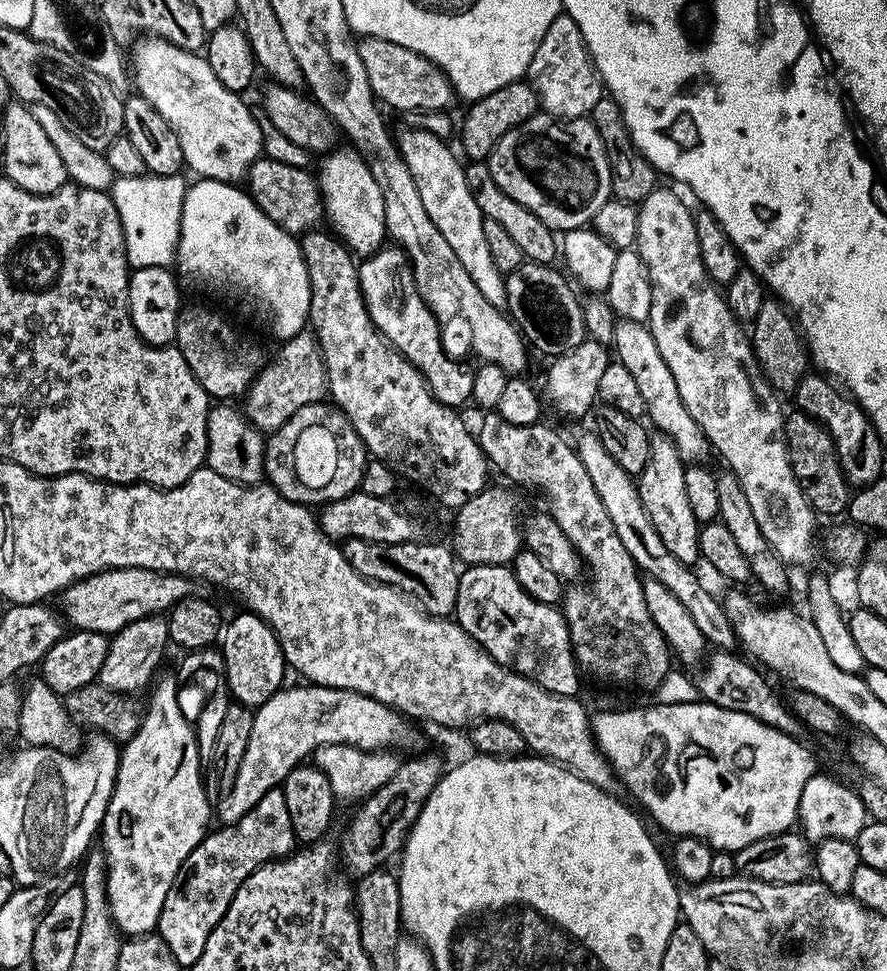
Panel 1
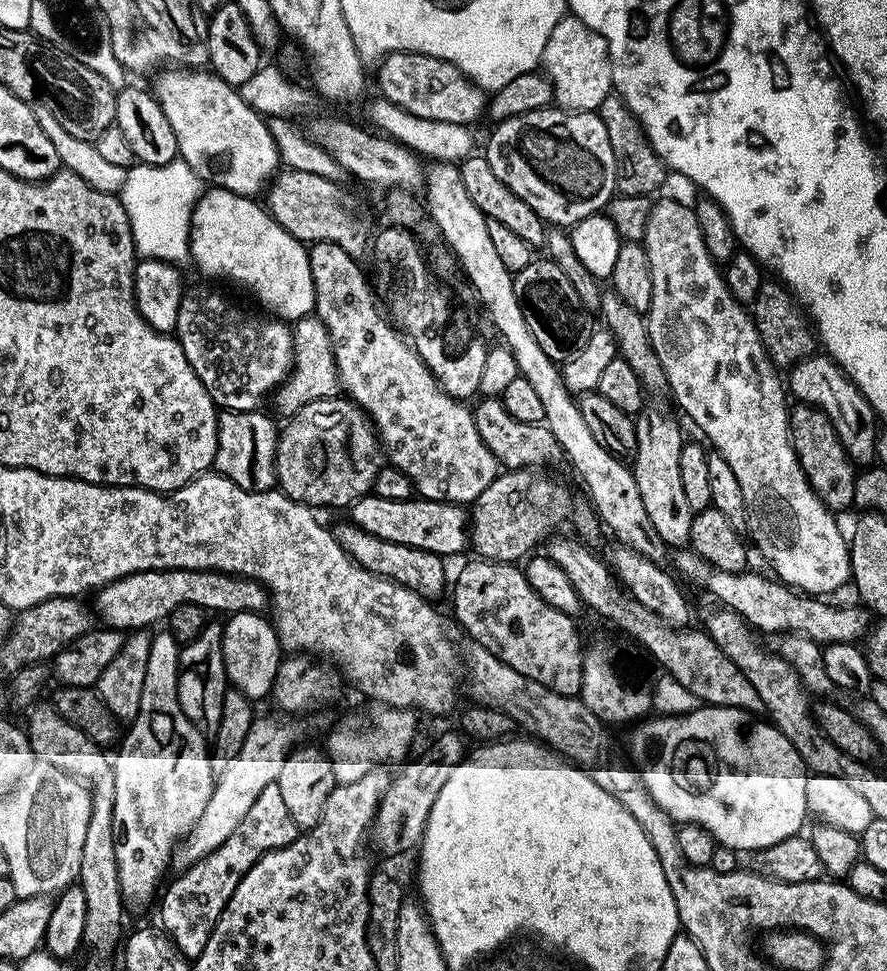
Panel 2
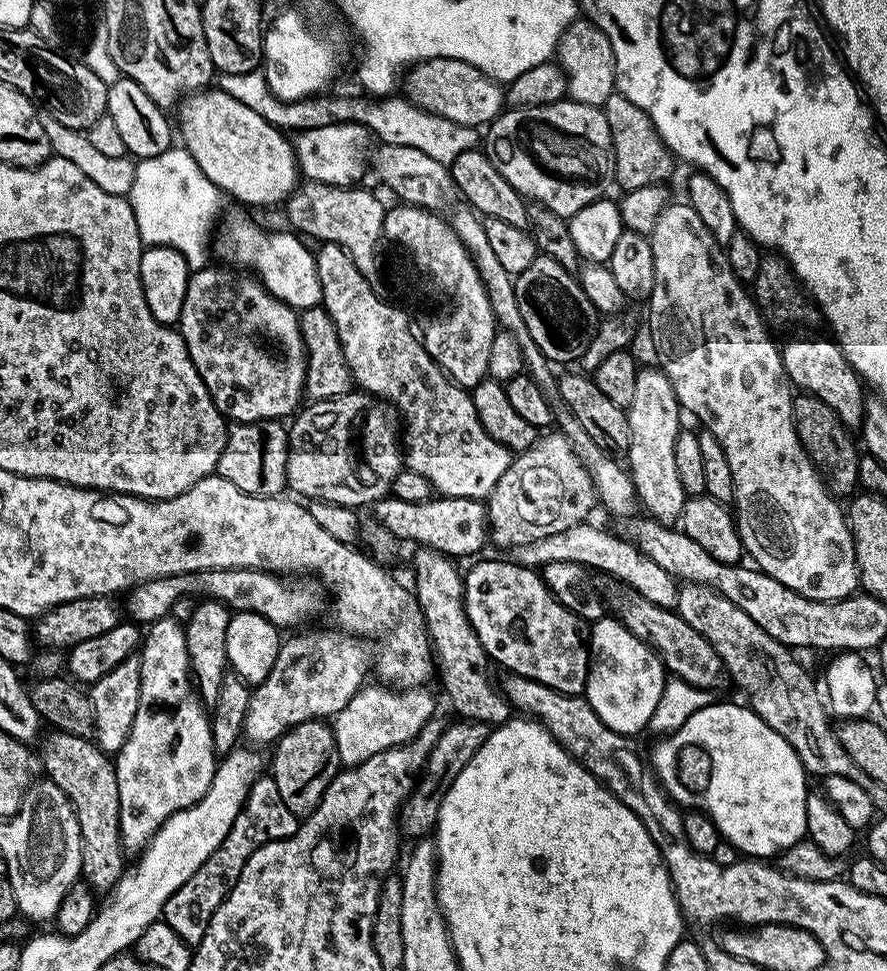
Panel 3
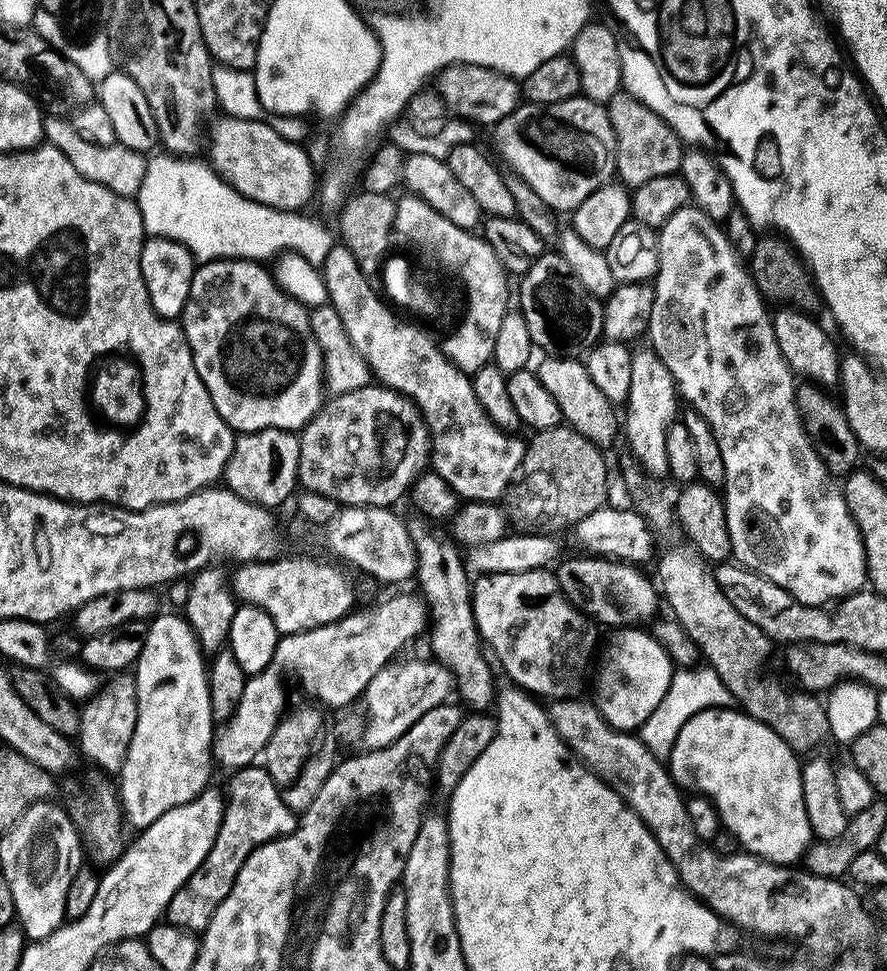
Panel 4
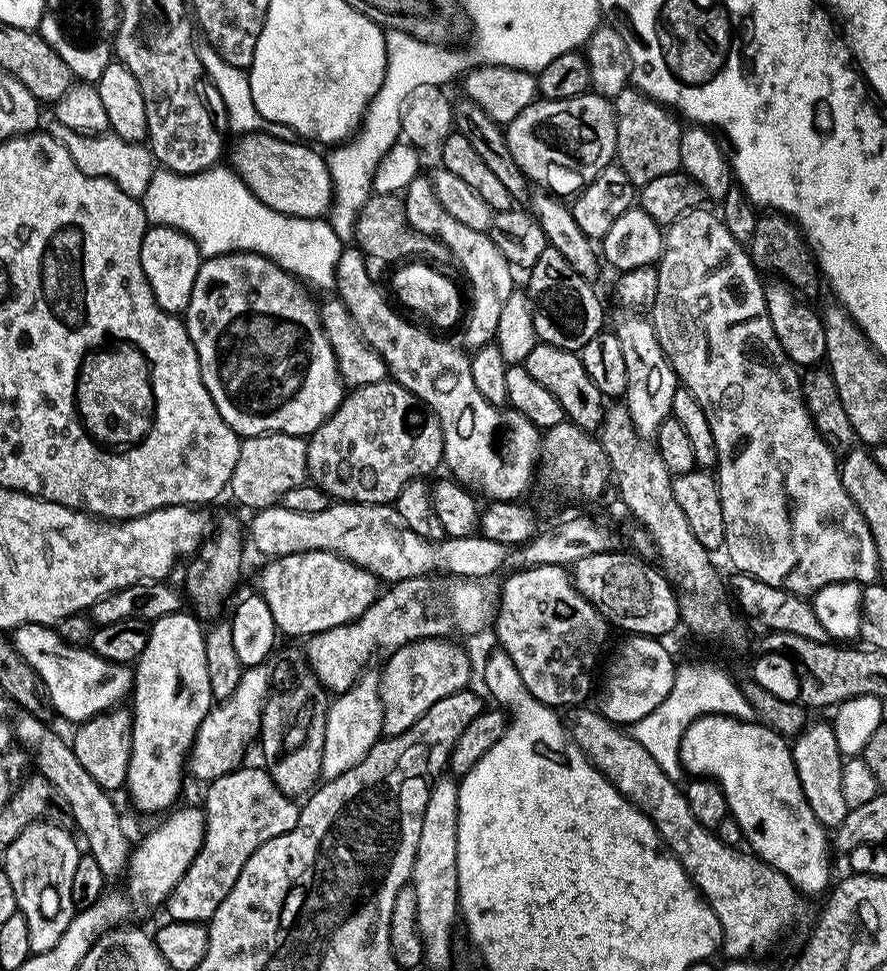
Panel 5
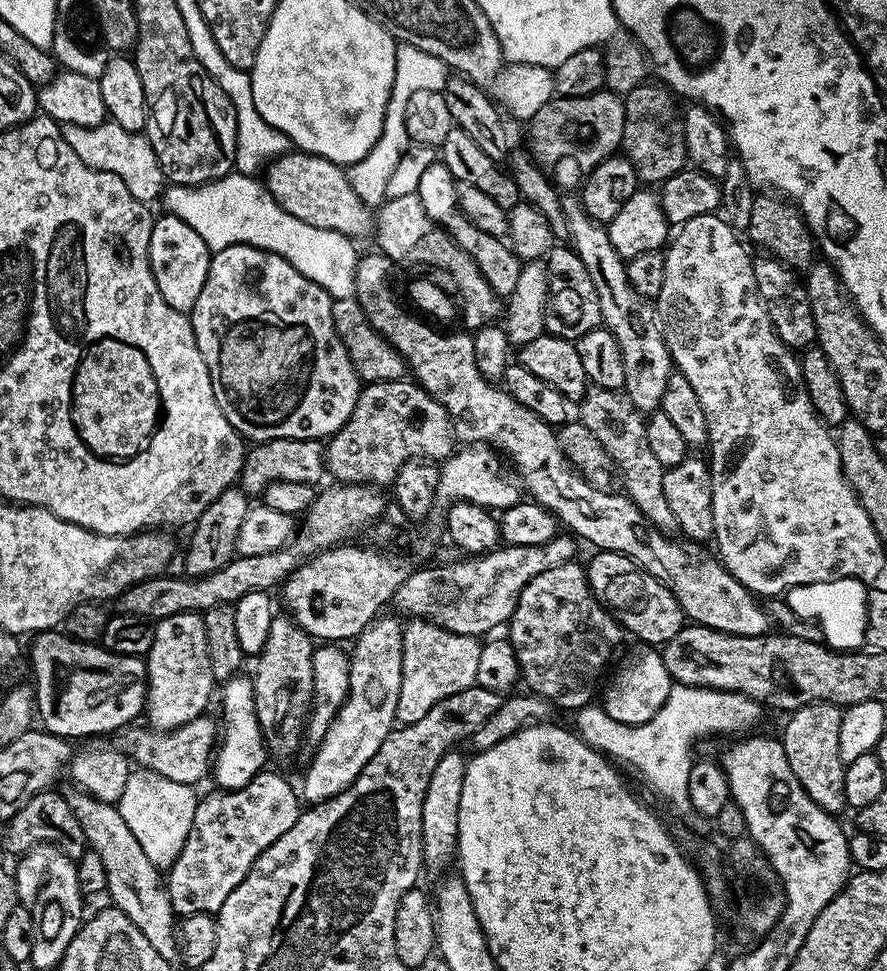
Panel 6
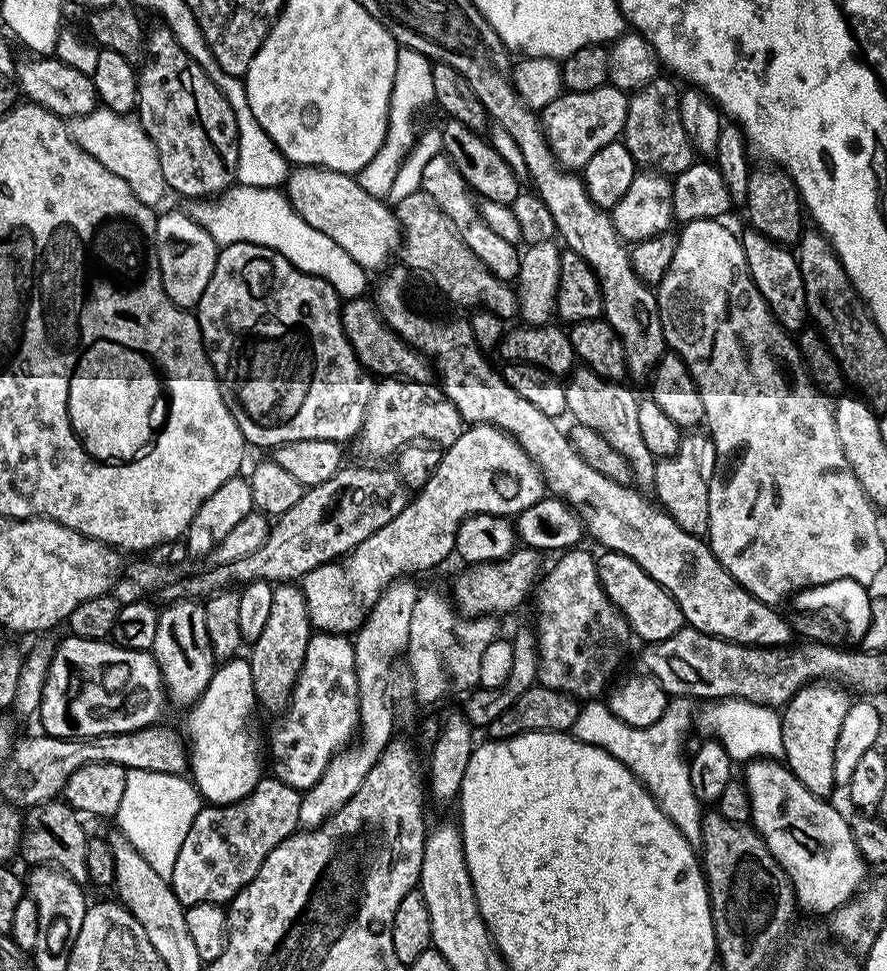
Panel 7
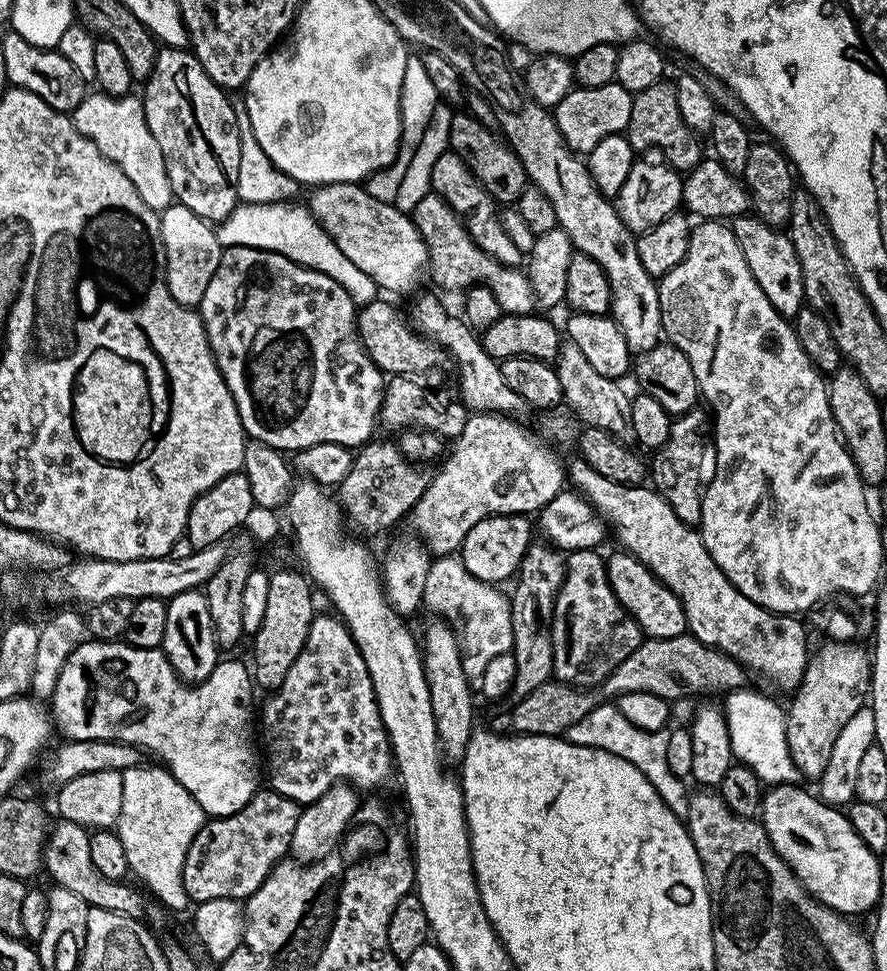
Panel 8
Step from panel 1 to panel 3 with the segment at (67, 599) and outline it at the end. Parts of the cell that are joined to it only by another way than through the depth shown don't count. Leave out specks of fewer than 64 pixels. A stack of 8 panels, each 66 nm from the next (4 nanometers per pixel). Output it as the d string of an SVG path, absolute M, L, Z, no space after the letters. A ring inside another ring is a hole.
M211 568L205 572L183 572L182 574L174 574L173 576L159 576L153 580L147 580L145 584L137 584L135 588L127 593L128 608L126 604L126 612L128 612L133 621L141 626L153 624L155 620L163 620L169 615L174 602L178 598L203 598L205 600L220 600L233 613L253 612L262 618L266 618L278 630L284 628L292 628L295 624L300 624L303 620L308 620L311 616L316 616L320 611L326 608L326 589L319 579L316 578L296 578L291 584L291 579L285 578L283 575L275 572L263 572L257 568Z

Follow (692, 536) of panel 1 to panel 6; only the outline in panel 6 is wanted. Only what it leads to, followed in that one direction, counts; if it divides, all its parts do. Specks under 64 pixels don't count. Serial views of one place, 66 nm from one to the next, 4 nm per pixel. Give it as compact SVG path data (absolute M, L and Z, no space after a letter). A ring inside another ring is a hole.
M565 195L563 205L568 223L567 239L582 258L590 274L590 282L594 282L594 290L598 290L603 327L608 328L614 338L618 338L618 346L622 350L622 366L626 366L622 390L638 411L651 414L659 409L662 394L666 394L666 382L670 382L670 374L674 371L672 355L662 338L662 326L655 303L630 286L630 278L626 278L627 263L616 253L614 246L610 246L607 227L597 220L591 220L575 195Z

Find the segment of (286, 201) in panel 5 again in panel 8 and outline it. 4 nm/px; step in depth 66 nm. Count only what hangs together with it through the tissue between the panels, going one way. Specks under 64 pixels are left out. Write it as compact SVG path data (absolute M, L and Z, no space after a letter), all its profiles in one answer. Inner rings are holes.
M323 184L306 200L316 221L330 234L330 238L376 283L377 289L388 292L408 292L429 267L428 247L407 212L399 212L395 203L371 197L360 184Z

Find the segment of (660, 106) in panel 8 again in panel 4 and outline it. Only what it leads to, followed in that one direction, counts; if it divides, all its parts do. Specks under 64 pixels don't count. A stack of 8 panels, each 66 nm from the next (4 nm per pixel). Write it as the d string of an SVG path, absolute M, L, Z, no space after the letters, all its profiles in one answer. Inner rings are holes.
M621 90L608 100L606 107L616 139L616 176L619 183L631 190L653 178L666 178L679 173L685 145L680 135L662 117L654 114L650 106L638 102L634 94Z

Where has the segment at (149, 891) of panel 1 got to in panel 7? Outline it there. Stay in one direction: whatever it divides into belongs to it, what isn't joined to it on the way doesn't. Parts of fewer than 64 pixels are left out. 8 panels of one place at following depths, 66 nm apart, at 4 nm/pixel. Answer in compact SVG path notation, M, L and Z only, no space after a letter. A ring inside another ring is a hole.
M177 600L167 607L160 612L158 634L154 634L154 646L150 651L160 667L167 699L191 706L208 689L214 671L210 634L206 634L206 614L203 603L195 600Z

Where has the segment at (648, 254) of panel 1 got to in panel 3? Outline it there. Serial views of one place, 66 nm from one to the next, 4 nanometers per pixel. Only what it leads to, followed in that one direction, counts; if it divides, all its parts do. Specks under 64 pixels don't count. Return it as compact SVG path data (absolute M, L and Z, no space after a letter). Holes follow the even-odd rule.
M669 202L658 214L658 222L654 222L654 230L650 237L654 250L654 290L646 301L648 307L648 332L652 335L652 348L656 351L655 363L660 371L668 376L668 380L674 386L674 394L678 398L681 409L692 416L697 416L704 425L703 431L714 434L718 442L722 442L722 450L726 450L726 459L730 462L730 474L734 474L734 519L740 540L744 543L747 559L760 571L765 572L770 578L782 582L790 590L802 594L811 600L845 600L853 595L858 588L858 573L856 570L856 551L852 541L852 530L846 519L846 512L832 496L828 488L816 471L806 450L799 441L796 433L794 418L792 417L792 400L794 389L789 380L784 363L780 357L778 344L768 337L769 325L766 323L760 311L756 309L756 301L752 299L749 289L740 283L740 280L730 270L730 262L722 255L721 245L706 230L702 218L694 214L694 210L686 202Z

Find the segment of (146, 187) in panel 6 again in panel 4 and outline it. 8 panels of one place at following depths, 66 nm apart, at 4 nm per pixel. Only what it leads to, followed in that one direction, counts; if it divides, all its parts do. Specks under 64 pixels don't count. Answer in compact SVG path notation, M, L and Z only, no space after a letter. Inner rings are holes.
M51 114L45 115L44 118L44 140L62 150L62 154L66 154L66 159L73 164L74 170L78 170L78 174L82 174L82 178L90 178L90 182L98 182L114 190L114 194L132 198L142 186L142 178L148 165L143 152L135 152L117 143L94 146L94 142L86 142L86 138L82 138L82 134L74 130L71 119Z

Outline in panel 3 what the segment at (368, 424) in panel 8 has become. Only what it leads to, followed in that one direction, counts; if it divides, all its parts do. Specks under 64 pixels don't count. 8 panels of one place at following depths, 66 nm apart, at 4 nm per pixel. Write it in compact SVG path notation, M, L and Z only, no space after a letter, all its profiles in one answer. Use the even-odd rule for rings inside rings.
M212 267L195 269L188 277L186 302L182 302L178 321L178 331L184 339L188 356L221 416L242 424L255 420L280 420L284 404L301 403L300 396L302 400L305 395L304 380L308 376L308 352L304 348L297 309L274 298L274 294L266 291L251 274L227 267Z

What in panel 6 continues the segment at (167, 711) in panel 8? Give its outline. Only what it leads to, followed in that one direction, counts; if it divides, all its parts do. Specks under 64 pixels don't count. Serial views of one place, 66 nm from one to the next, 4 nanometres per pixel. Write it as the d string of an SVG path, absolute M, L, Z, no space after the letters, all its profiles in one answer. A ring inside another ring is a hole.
M53 630L51 632L41 632L35 637L36 640L32 644L32 654L30 650L30 676L36 679L34 683L34 691L36 694L36 712L38 713L38 720L40 720L47 731L53 732L56 736L65 738L73 738L72 736L96 736L99 732L112 732L123 729L125 726L131 725L132 720L136 715L143 713L146 708L146 701L148 699L148 669L145 661L138 656L123 656L122 654L114 654L110 650L106 650L99 643L84 643L75 639L63 631ZM248 674L235 676L233 680L223 681L222 688L224 688L224 724L222 720L222 731L218 736L218 747L214 752L214 763L210 772L213 777L216 775L215 787L220 790L227 790L246 786L246 782L253 780L259 772L265 771L266 764L264 764L264 759L269 759L270 753L268 745L264 742L264 735L256 717L252 676Z

